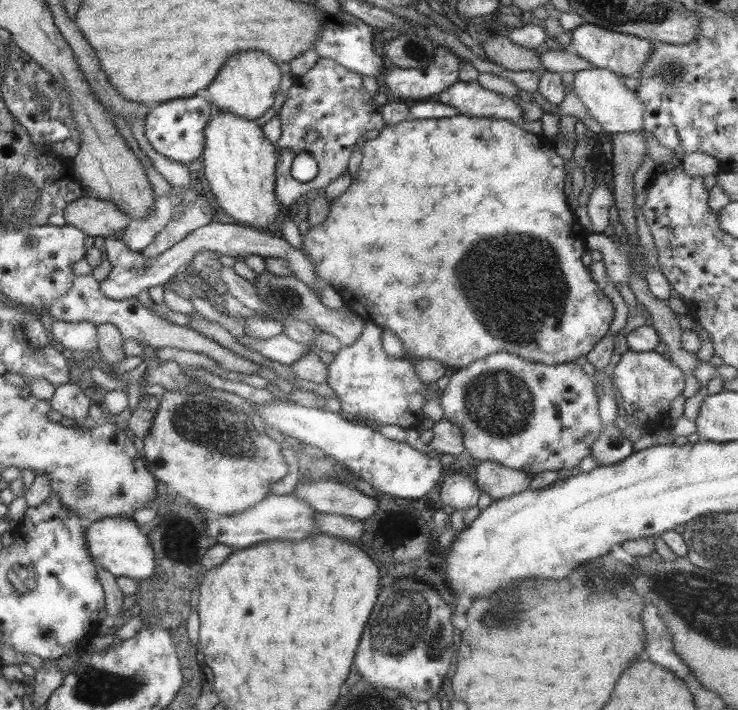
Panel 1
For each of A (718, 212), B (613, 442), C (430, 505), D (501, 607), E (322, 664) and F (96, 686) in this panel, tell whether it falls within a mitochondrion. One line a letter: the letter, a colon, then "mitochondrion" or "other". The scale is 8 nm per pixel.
A: other
B: mitochondrion
C: other
D: mitochondrion
E: other
F: mitochondrion

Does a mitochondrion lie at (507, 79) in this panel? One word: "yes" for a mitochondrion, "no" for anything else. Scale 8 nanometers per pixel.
no

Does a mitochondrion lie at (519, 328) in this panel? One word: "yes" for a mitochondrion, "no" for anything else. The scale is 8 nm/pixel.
yes

